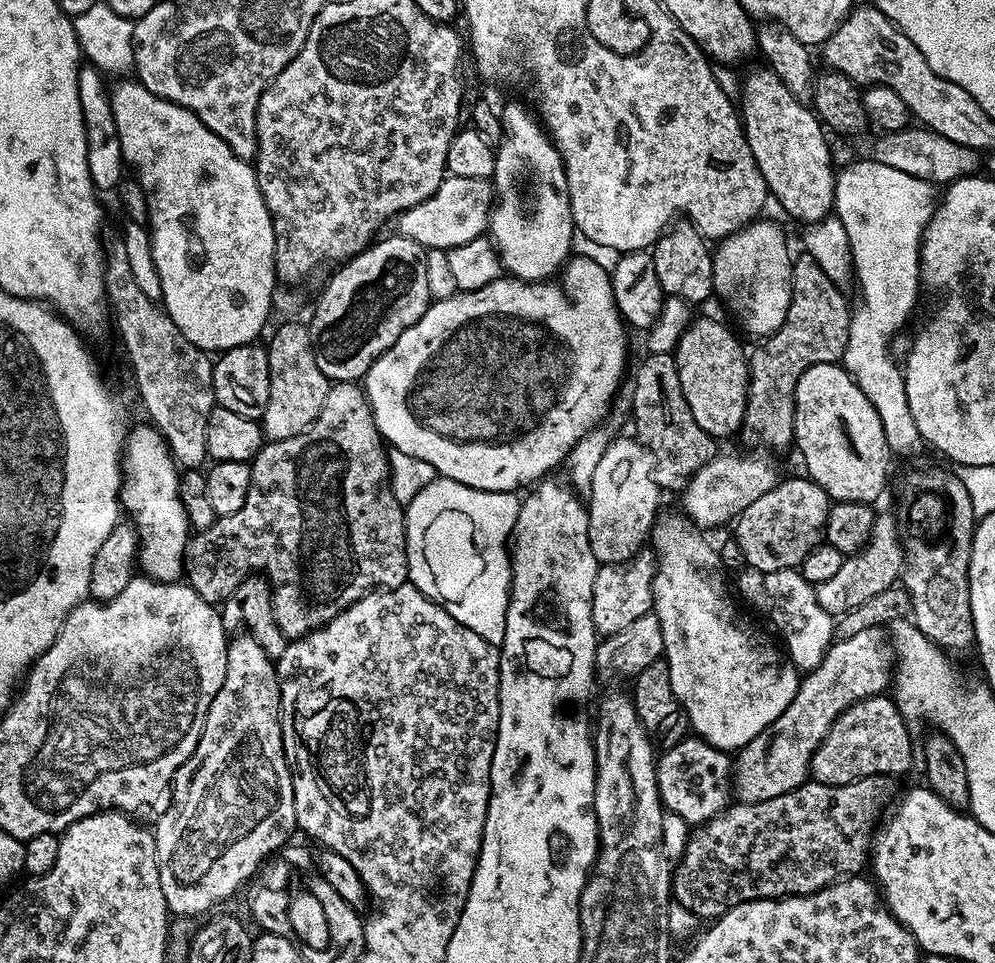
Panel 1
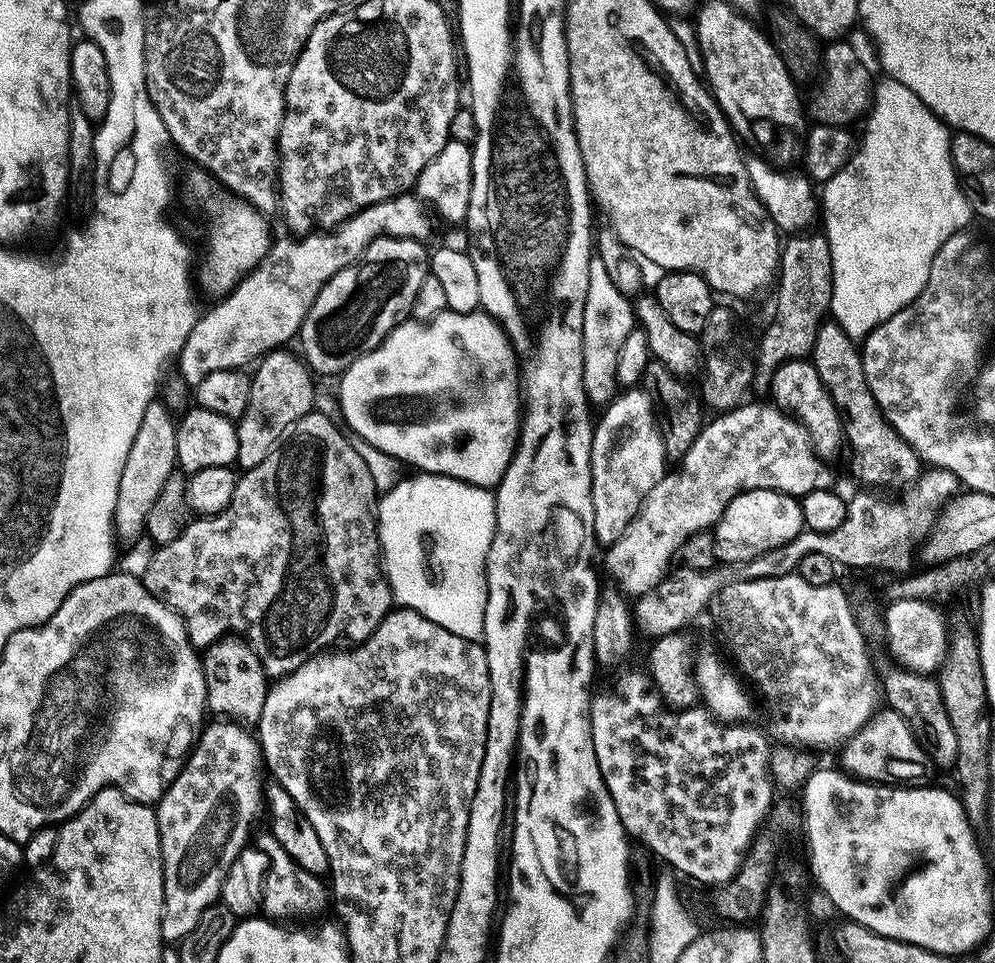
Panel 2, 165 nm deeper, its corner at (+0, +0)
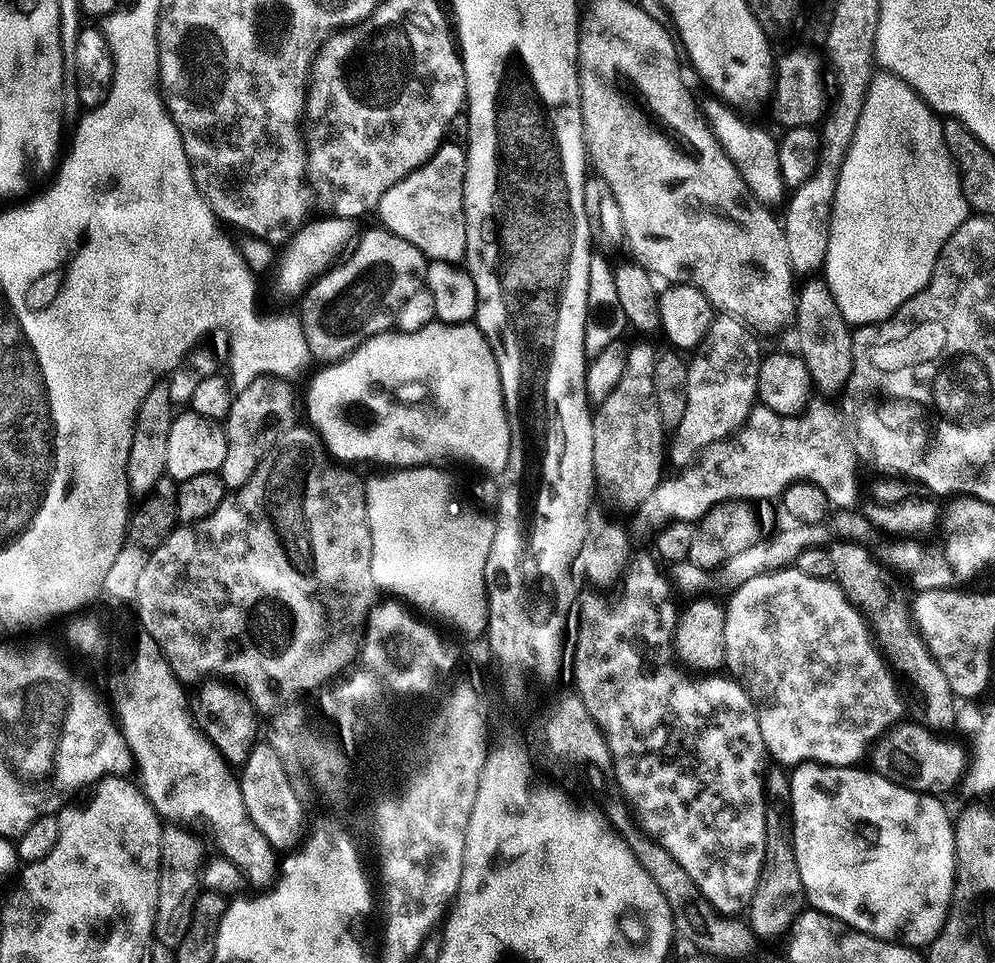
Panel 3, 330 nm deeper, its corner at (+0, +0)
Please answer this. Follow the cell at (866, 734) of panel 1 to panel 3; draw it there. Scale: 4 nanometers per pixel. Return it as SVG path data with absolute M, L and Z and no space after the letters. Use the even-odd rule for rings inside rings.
M904 723L890 728L876 740L870 752L871 767L879 775L887 776L899 784L918 785L919 791L925 794L944 794L940 792L948 792L951 788L953 791L966 775L966 748L952 740L943 740L940 737L943 735L919 723Z

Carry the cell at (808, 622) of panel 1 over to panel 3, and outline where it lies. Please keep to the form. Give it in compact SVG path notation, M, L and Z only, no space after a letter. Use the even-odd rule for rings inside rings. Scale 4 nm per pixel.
M794 566L769 572L766 575L751 576L741 581L736 592L726 602L724 613L723 644L724 663L727 673L736 679L746 690L752 704L755 706L759 730L767 755L774 762L786 768L793 768L802 763L818 763L834 765L836 767L853 767L860 762L860 758L867 755L870 745L875 743L884 732L890 730L902 717L902 700L898 692L899 683L891 671L880 650L875 643L875 637L868 627L863 613L853 607L844 592L833 579L812 578L802 574Z

